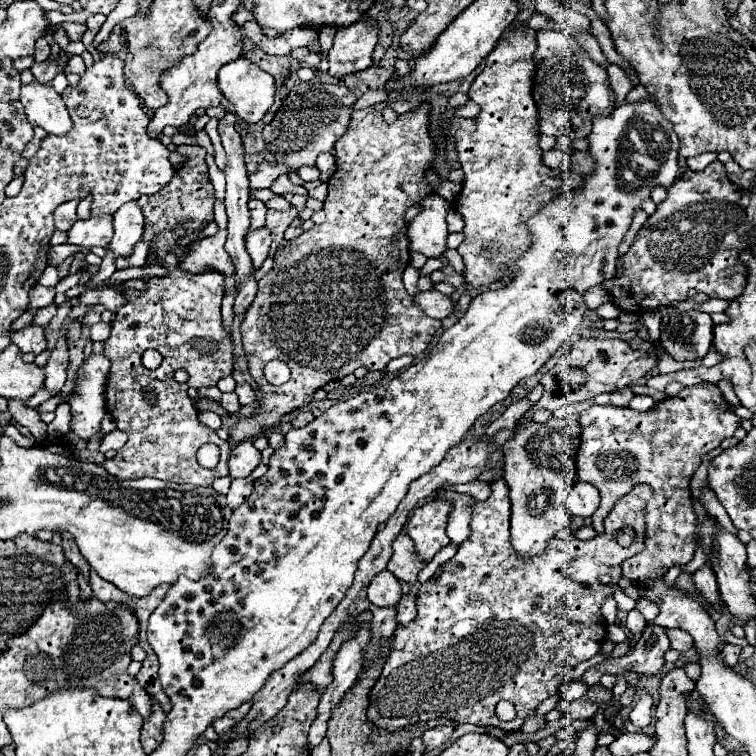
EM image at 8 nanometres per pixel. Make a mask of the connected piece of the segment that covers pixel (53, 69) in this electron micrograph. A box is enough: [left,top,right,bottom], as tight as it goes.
[30,58,60,82]

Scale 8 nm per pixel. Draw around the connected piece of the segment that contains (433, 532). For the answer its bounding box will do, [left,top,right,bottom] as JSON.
[406,498,452,560]

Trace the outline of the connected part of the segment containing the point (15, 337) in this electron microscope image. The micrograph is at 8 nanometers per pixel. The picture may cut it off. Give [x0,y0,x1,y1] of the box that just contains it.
[10,324,46,354]

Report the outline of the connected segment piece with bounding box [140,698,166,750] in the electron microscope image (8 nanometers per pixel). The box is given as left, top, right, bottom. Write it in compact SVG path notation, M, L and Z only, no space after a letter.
M152 698L152 714L148 716L148 720L144 720L142 726L142 748L144 750L156 750L160 744L160 730L162 730L162 722L164 722L164 710L160 706L160 702L156 698Z

